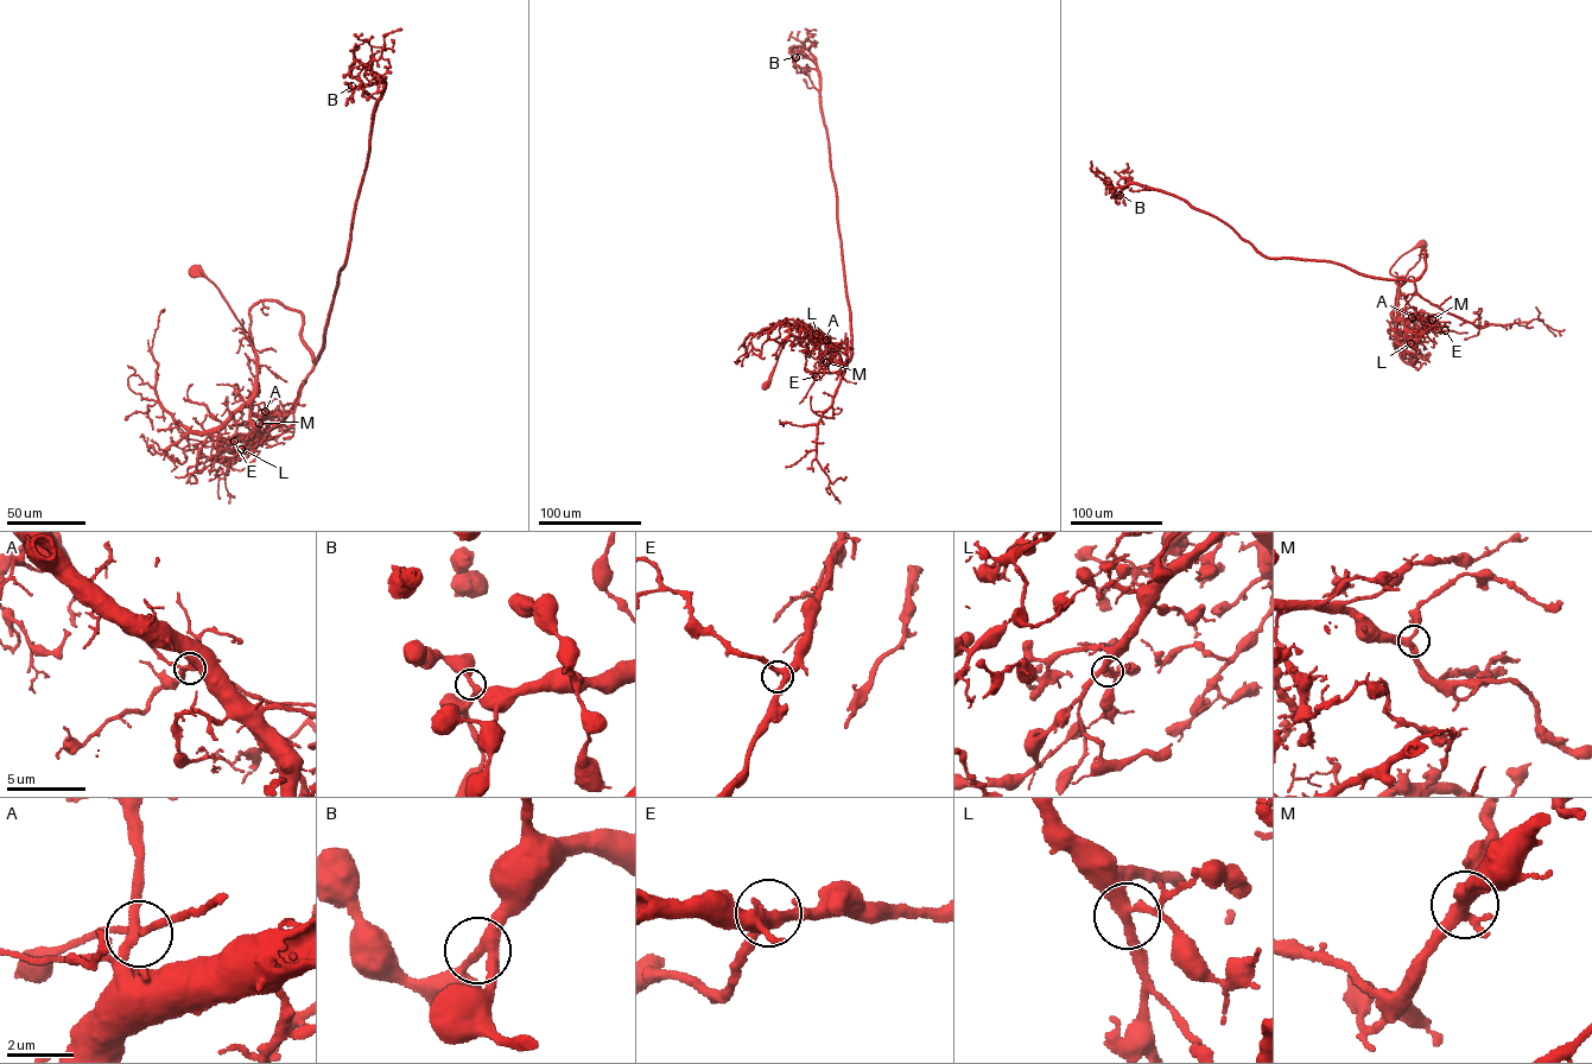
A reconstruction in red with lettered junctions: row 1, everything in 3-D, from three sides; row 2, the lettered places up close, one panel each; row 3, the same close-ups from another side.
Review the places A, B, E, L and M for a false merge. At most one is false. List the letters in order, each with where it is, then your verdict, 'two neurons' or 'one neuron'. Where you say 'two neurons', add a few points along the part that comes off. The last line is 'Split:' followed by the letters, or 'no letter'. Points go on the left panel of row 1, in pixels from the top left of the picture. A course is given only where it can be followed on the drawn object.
A: place (265, 411); one neuron
B: place (351, 86); one neuron
E: place (234, 441); one neuron
L: place (241, 449); one neuron
M: place (259, 423); one neuron
Split: no letter

